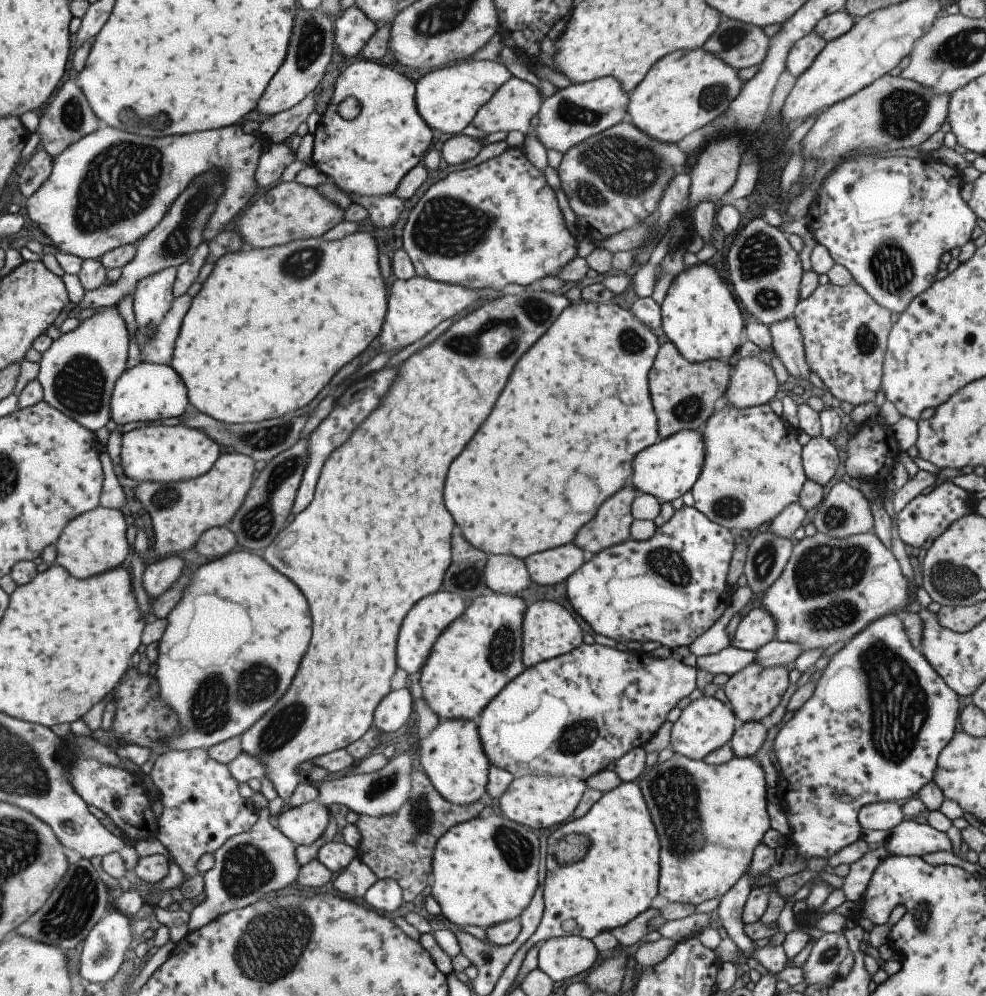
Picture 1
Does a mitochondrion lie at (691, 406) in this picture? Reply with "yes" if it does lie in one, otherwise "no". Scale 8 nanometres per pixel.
yes

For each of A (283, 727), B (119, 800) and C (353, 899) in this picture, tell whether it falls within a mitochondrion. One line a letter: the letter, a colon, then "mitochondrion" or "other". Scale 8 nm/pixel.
A: mitochondrion
B: mitochondrion
C: other

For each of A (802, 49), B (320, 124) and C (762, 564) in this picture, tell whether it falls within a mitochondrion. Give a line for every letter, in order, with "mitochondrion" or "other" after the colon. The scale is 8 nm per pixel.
A: other
B: other
C: mitochondrion

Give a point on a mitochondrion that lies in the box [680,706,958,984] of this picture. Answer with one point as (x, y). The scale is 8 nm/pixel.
(922, 914)

